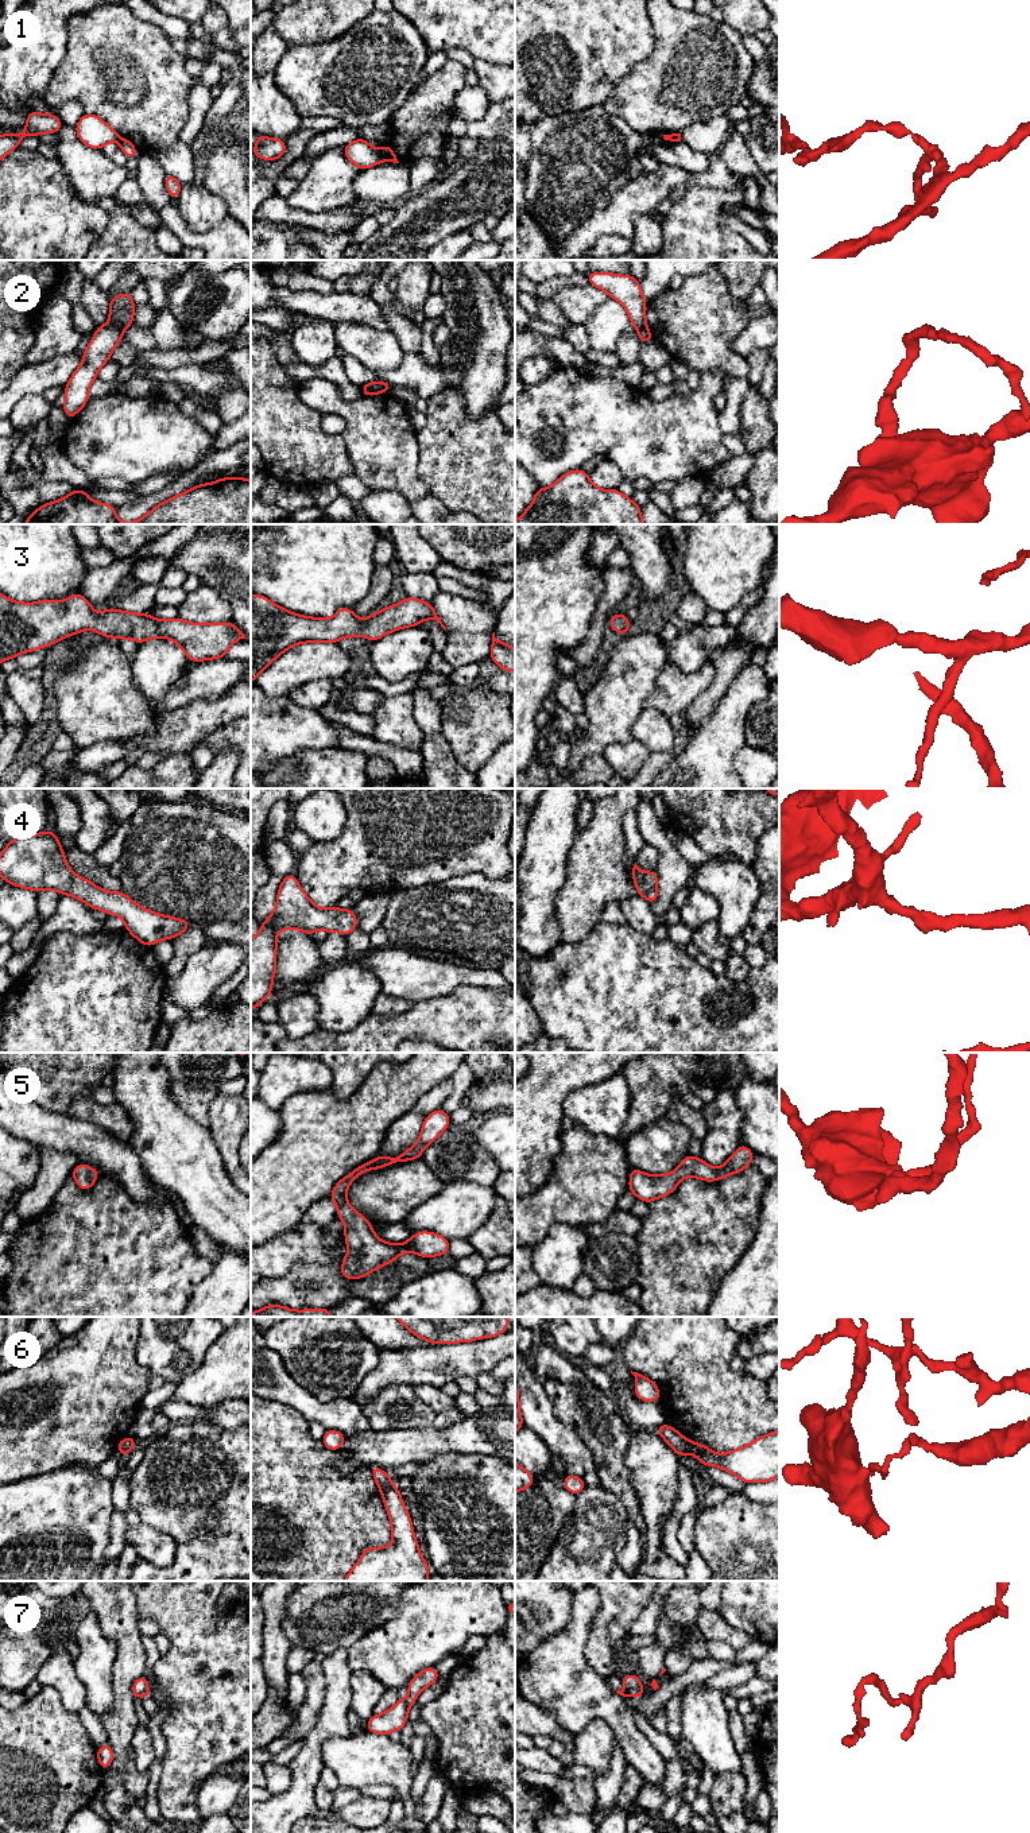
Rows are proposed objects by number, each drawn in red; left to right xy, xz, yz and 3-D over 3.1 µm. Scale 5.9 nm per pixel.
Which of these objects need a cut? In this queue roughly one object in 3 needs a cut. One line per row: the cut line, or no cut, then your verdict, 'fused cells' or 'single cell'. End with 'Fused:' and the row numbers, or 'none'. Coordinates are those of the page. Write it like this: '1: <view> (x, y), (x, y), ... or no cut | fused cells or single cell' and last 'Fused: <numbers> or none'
1: xz (382, 151), (386, 159) | fused cells
2: xy (109, 322), (122, 330) | fused cells
3: no cut | single cell
4: no cut | single cell
5: no cut | single cell
6: xz (392, 1485), (380, 1492) | fused cells
7: yz (626, 1686), (641, 1692) | fused cells
Fused: 1, 2, 6, 7

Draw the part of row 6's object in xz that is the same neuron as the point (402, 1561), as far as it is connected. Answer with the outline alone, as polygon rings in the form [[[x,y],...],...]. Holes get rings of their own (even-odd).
[[[391,1487],[380,1493],[394,1542],[387,1547],[364,1549],[344,1581],[427,1581],[429,1566],[419,1551],[400,1492]]]

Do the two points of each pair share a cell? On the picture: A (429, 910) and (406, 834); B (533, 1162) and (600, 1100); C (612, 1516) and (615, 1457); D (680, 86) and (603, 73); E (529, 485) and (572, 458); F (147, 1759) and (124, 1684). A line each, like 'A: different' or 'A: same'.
A: different
B: different
C: different
D: different
E: different
F: different

